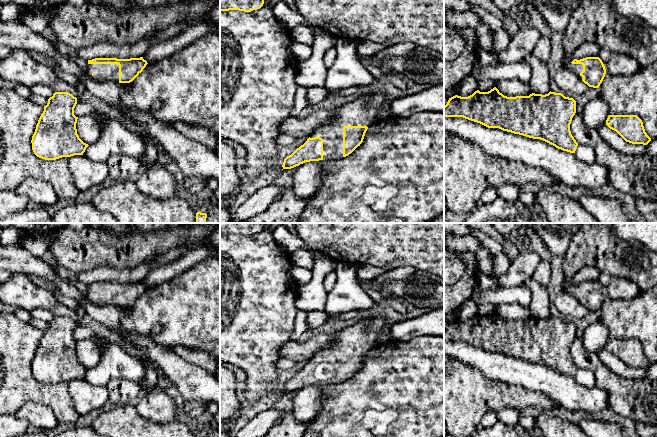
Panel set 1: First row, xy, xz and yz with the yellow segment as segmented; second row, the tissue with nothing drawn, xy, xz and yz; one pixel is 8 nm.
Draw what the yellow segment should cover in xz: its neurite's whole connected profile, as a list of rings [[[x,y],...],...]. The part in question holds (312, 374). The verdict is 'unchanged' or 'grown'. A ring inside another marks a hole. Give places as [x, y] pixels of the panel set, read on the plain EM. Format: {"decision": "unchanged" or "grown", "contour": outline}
{"decision": "grown", "contour": [[[383,317],[362,319],[334,334],[328,347],[318,351],[303,369],[284,383],[283,393],[291,393],[305,386],[339,384],[348,380],[363,366],[368,351],[378,345],[381,331],[390,323],[388,318]]]}

